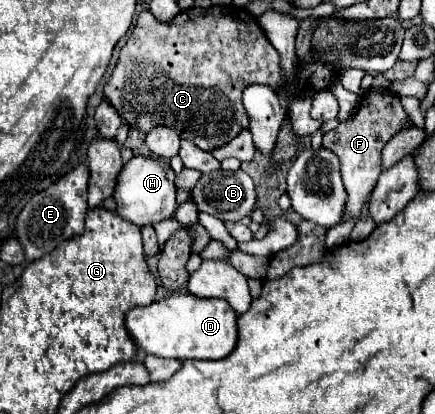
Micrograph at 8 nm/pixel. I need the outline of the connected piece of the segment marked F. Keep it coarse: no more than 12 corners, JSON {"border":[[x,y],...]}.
{"border":[[370,90],[352,118],[324,134],[356,218],[382,172],[380,152],[406,112]]}

